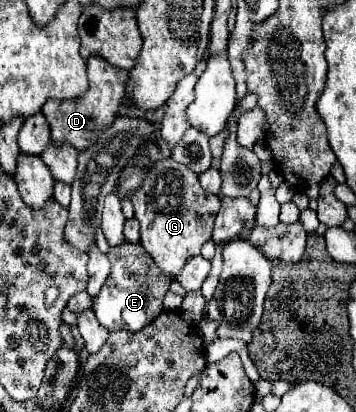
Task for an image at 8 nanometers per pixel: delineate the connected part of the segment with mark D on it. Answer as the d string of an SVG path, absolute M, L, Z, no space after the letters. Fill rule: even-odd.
M91 56L87 60L87 74L89 74L89 90L85 96L75 100L49 100L43 106L43 116L47 118L51 126L51 138L55 146L71 144L77 150L87 150L87 146L95 144L95 138L115 122L119 108L123 106L125 96L125 84L127 84L127 72L113 68L109 62L105 62L99 56Z

